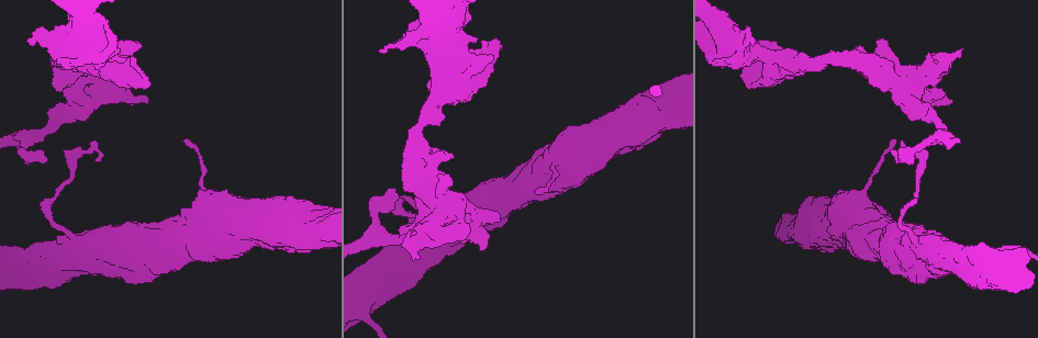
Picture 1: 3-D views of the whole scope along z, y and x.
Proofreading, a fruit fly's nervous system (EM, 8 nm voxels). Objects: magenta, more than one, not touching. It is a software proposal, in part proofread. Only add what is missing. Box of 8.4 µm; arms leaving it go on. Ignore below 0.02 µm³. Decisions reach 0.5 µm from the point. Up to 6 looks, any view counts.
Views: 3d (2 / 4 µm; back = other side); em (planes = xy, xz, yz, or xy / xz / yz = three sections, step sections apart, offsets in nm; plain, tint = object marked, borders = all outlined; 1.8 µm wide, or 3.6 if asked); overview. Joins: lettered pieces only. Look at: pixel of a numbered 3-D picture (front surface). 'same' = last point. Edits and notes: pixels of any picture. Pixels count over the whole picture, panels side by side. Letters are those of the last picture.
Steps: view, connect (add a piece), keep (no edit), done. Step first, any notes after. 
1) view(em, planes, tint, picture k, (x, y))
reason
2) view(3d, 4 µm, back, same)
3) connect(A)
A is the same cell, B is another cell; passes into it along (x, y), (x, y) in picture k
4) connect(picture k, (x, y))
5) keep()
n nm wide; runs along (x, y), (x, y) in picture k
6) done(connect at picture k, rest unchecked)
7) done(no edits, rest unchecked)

view(em, planes, tint, picture 1, (929, 97))
thick turns thin

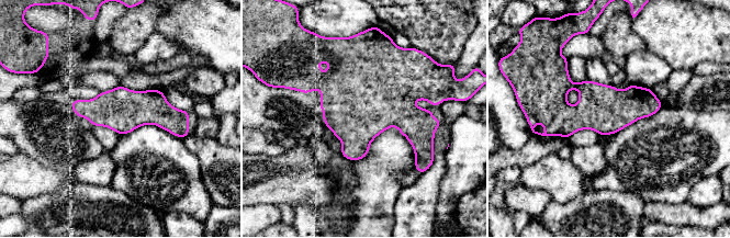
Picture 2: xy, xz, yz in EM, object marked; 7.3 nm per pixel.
view(em, planes, borders, same)

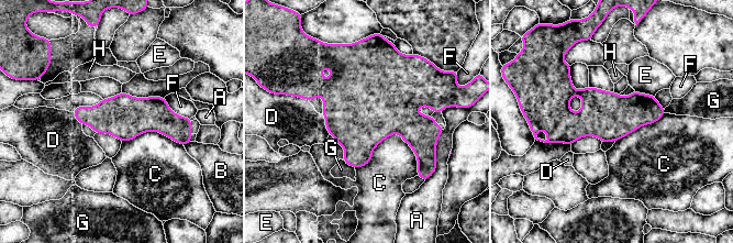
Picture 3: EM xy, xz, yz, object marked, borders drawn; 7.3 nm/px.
keep()
320 nm wide; A, B, C, D, E, F, G and H are other cells; no lettered piece goes on from it

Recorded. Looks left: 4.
view(em, 3.6 µm, planes, borders, picture 1, (772, 73))
sudden change in width

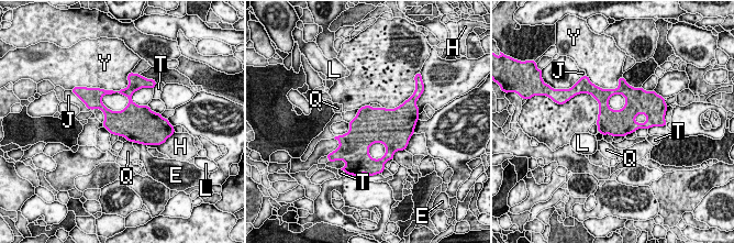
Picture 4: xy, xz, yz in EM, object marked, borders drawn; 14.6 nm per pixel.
keep()
E, H, J, L, Q, T and Y are other cells; border along (128, 140), (132, 142) in picture 4; no lettered piece goes on from it

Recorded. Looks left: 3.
view(3d, 2 µm, picture 1, (412, 203))
sudden change in width

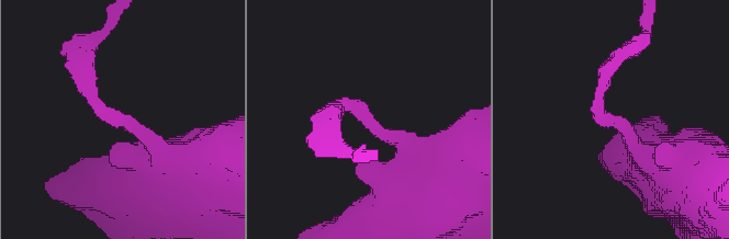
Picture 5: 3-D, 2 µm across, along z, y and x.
view(em, planes, plain, picture 5, (377, 128))

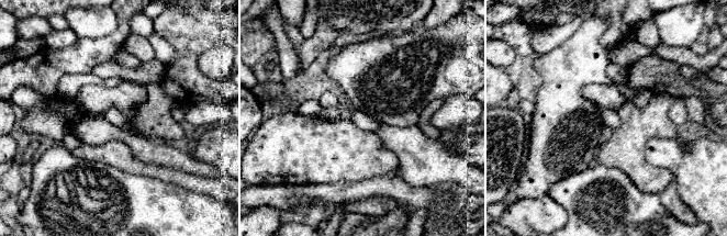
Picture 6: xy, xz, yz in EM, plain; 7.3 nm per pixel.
view(em, planes, borders, same)

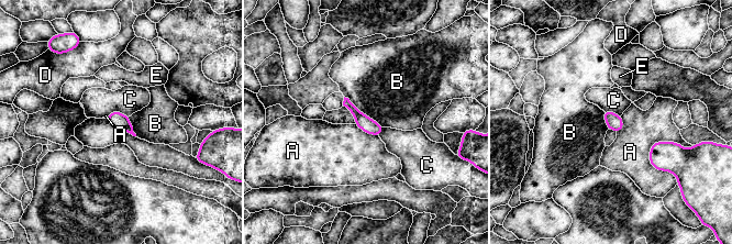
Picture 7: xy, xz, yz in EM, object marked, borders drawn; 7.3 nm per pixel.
keep()
110 nm wide; A, B, C, D and E are other cells; border along (344, 96), (362, 112), (384, 126) in picture 7; no lettered piece goes on from it

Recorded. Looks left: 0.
done(no edits, rest unchecked)

